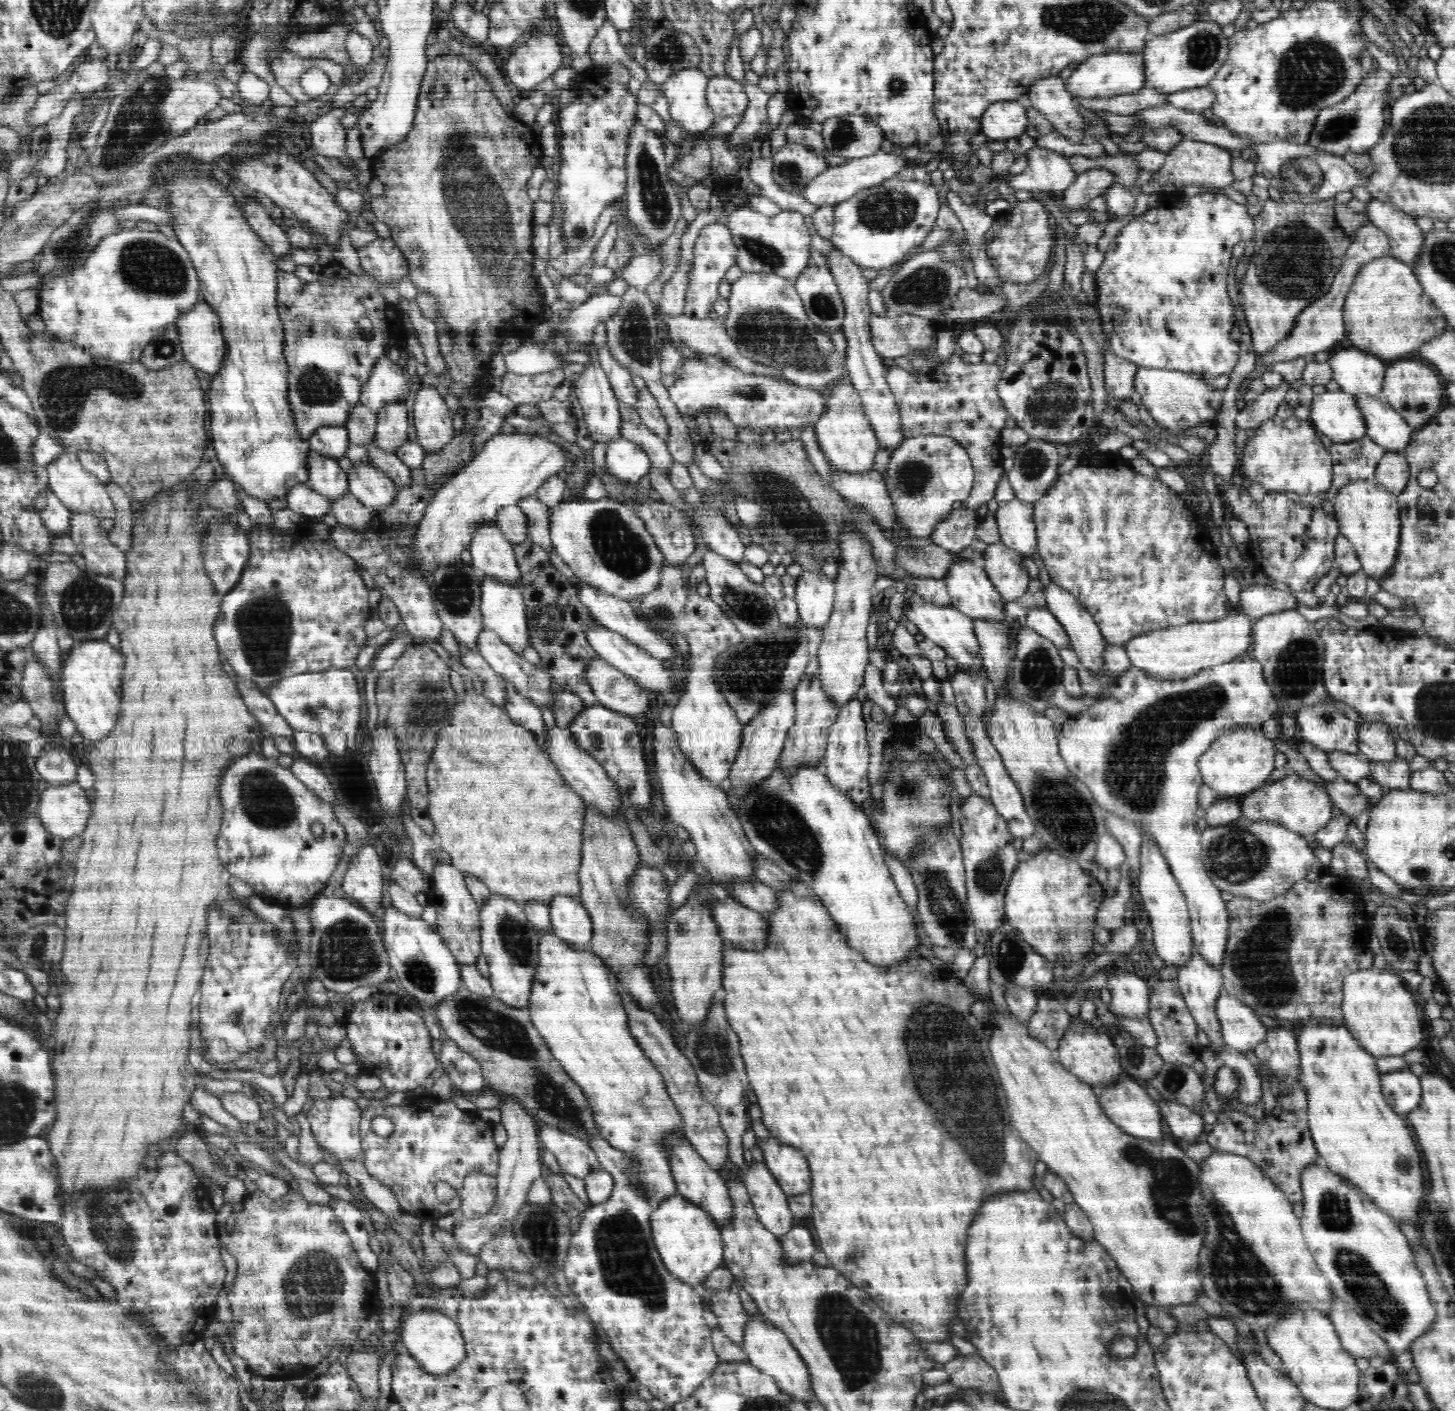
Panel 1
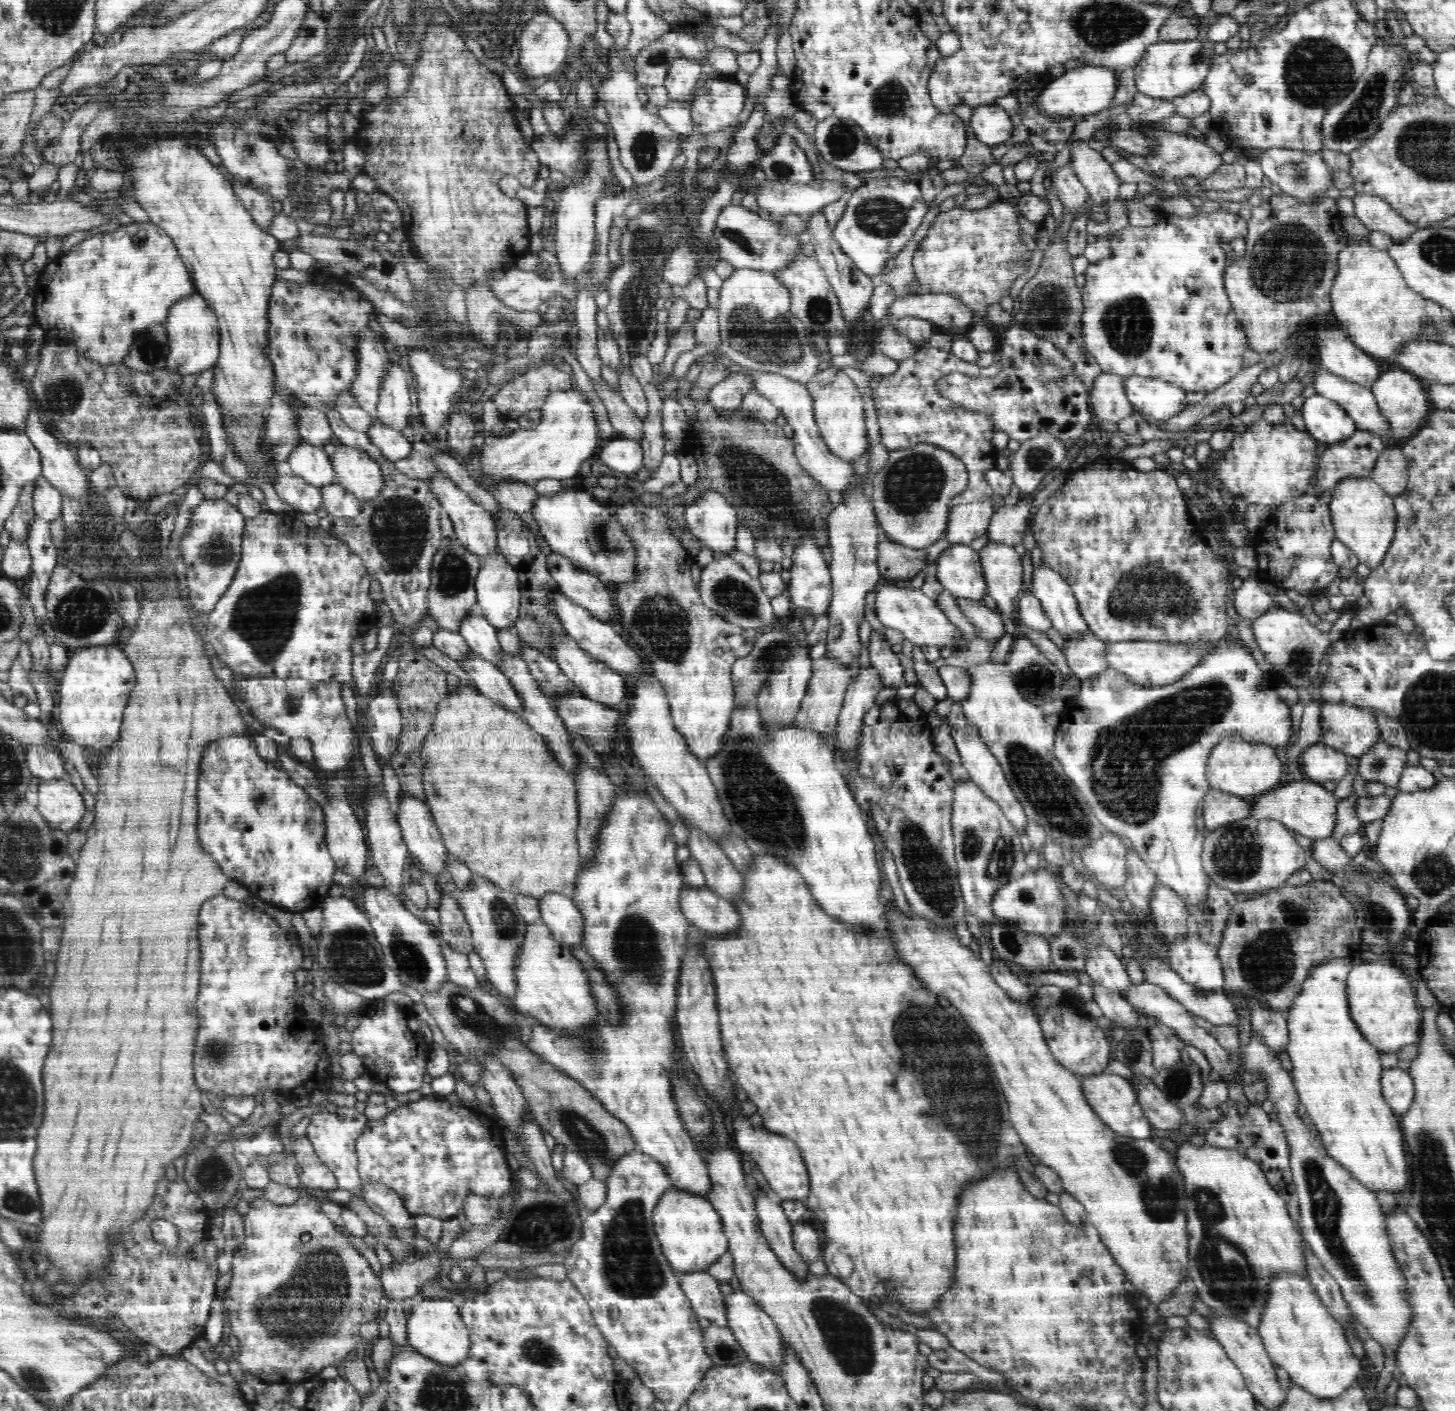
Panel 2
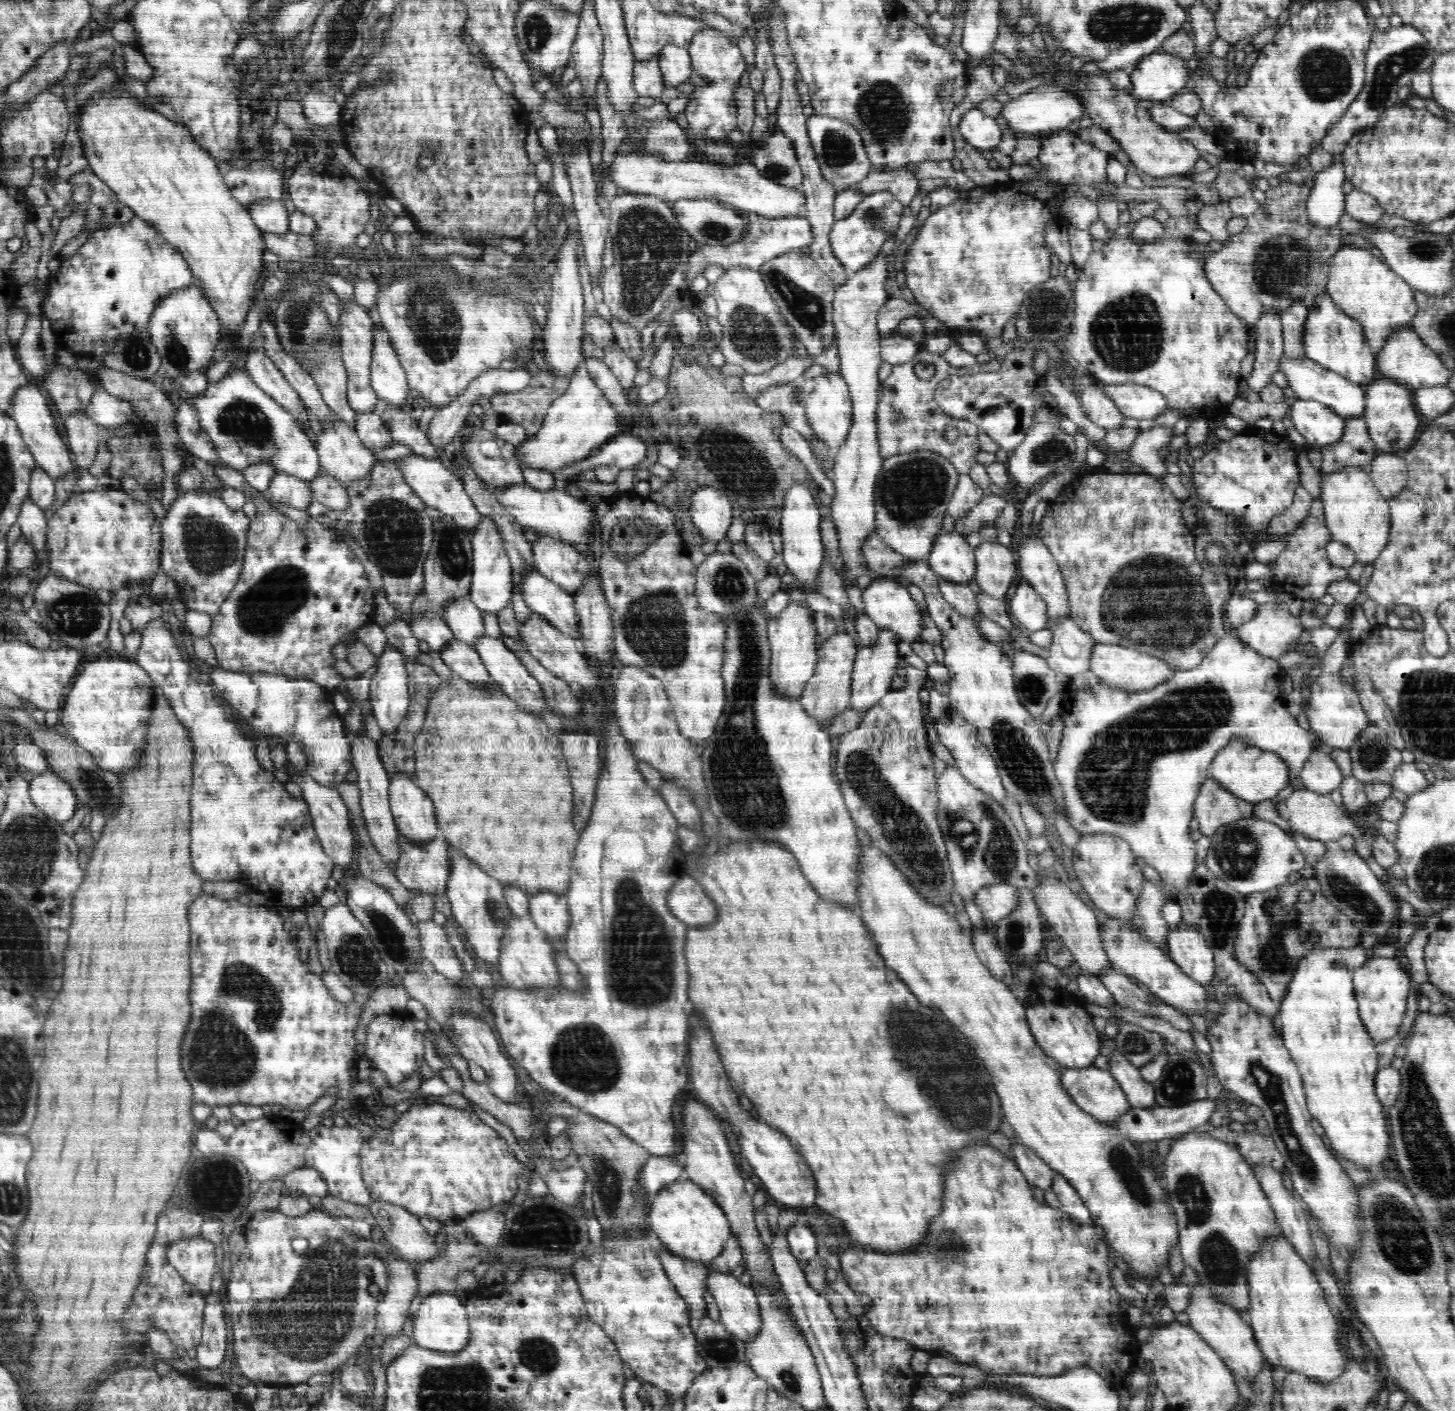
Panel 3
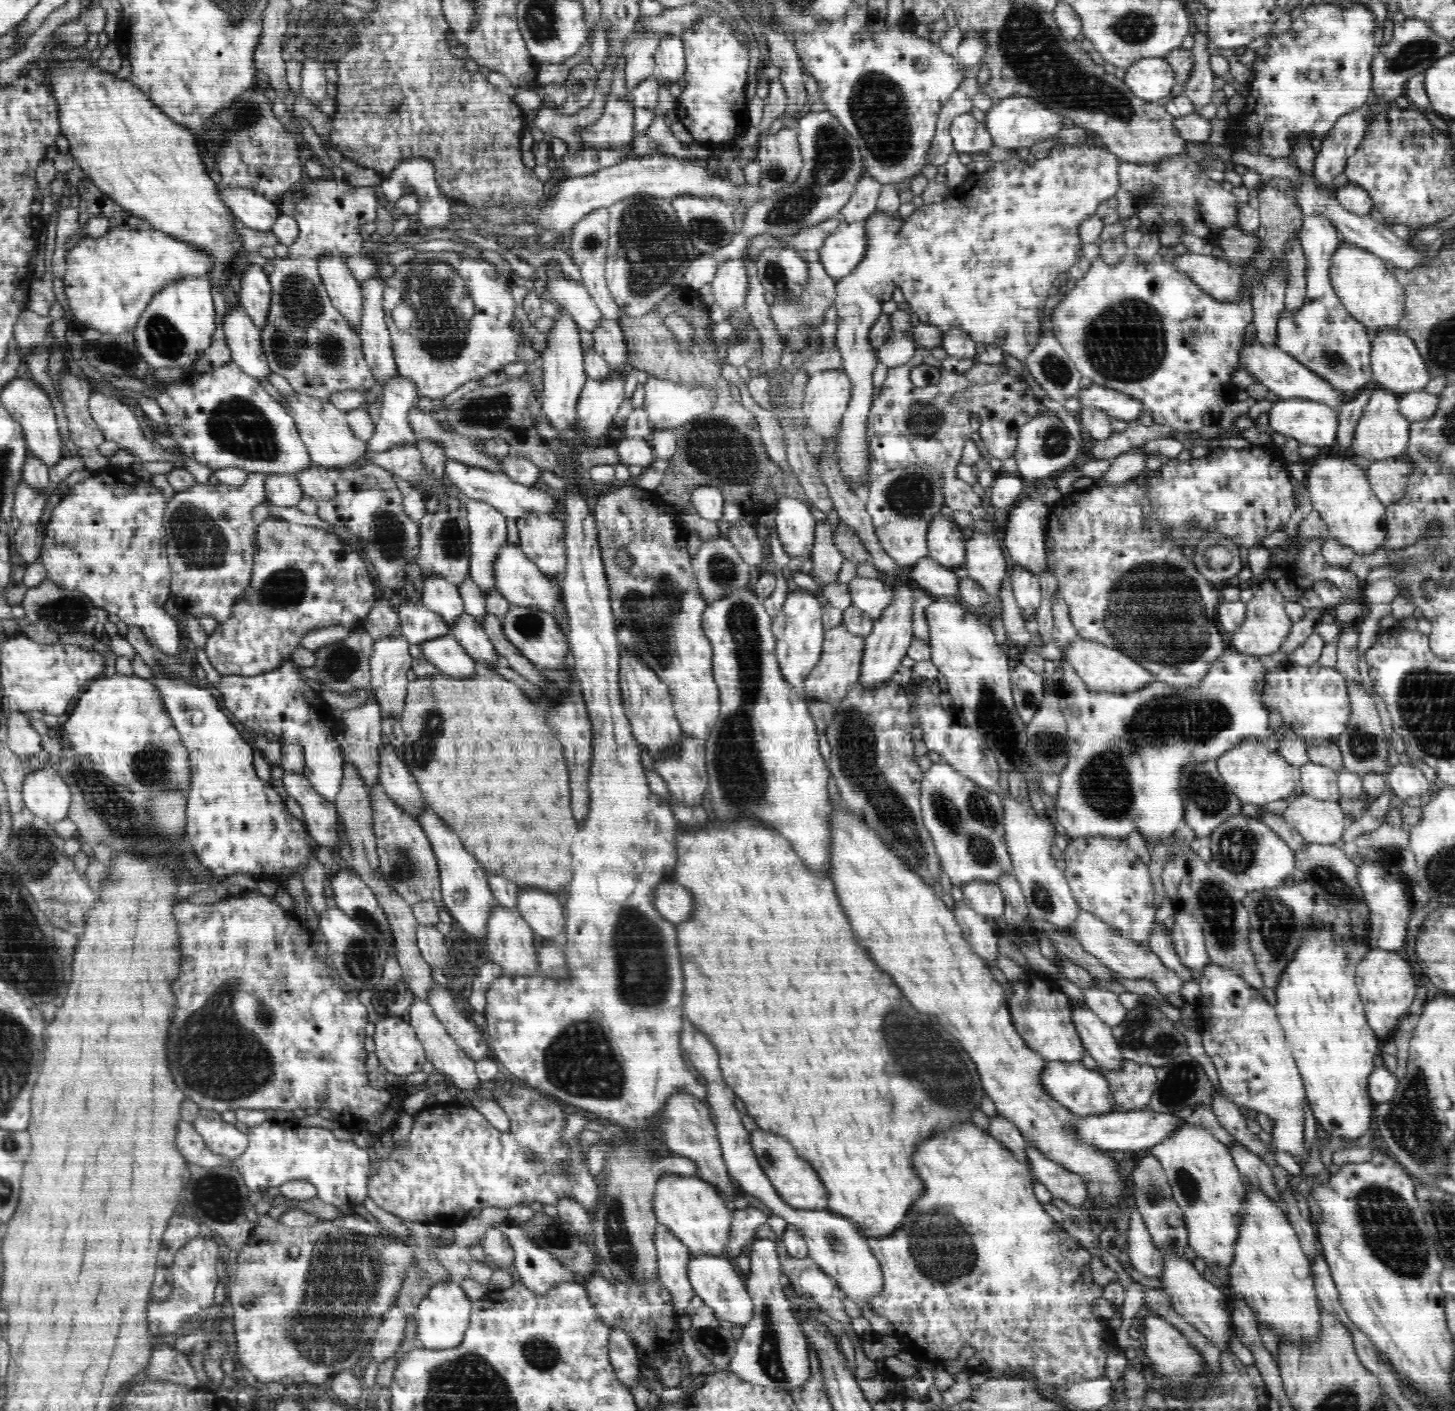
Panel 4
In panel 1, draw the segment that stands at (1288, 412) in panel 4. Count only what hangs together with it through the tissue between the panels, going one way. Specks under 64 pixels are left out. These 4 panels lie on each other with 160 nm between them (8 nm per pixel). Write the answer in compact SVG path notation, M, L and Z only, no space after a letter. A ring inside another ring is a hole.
M1342 389L1314 395L1308 420L1319 434L1328 436L1333 443L1360 440L1367 435L1355 395Z

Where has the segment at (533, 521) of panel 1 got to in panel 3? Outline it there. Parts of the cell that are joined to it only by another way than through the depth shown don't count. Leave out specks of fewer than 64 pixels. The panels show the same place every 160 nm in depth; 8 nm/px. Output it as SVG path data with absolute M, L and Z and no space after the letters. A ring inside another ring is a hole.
M472 430L468 441L463 441L463 454L461 451L458 457L465 458L465 462L471 466L478 478L484 483L497 488L504 488L513 484L526 483L523 477L523 470L518 466L518 453L516 445L510 442L499 440L495 432L485 430Z

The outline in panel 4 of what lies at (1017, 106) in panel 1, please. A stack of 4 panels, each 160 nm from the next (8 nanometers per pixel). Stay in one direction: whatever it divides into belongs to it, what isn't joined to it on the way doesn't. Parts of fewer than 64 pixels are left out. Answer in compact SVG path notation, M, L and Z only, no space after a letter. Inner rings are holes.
M971 113L962 114L952 120L950 135L956 153L980 153L993 148L992 137L982 122Z

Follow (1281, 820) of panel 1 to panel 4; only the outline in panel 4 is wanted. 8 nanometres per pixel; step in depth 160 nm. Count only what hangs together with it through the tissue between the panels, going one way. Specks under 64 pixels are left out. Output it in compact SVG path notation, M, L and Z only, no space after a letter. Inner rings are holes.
M1308 794L1289 799L1282 816L1306 842L1316 844L1338 843L1349 824L1337 801L1318 800Z

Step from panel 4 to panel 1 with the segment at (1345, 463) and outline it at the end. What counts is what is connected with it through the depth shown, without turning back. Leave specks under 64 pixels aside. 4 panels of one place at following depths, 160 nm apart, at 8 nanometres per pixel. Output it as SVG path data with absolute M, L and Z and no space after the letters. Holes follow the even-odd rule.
M1374 480L1350 481L1331 500L1339 535L1344 536L1356 550L1361 571L1379 584L1392 572L1400 548L1401 520L1397 495Z

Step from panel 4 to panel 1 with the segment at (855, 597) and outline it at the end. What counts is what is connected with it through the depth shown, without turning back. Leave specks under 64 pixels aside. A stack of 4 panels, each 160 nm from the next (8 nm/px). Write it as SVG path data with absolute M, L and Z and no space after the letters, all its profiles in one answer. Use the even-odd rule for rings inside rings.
M913 595L910 598L910 604L906 606L904 614L906 620L914 624L927 641L941 646L962 667L974 669L974 671L984 667L979 651L979 641L975 633L975 621L966 617L954 606L934 605L932 602L928 603L928 600L925 600L922 596Z

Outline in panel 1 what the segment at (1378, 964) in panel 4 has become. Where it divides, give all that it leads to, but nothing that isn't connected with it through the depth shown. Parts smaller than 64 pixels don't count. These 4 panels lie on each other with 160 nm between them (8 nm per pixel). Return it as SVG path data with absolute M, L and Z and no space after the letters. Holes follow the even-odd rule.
M1372 966L1347 974L1343 982L1342 1012L1343 1025L1376 1059L1403 1056L1421 1043L1422 1021L1418 1018L1414 996L1398 973L1390 968Z

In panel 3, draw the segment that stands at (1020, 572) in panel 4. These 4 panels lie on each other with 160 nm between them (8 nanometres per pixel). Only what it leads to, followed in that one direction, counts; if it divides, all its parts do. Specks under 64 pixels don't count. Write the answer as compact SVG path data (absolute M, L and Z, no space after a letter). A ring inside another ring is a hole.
M1018 579L1007 601L1010 616L1028 632L1046 629L1050 625L1046 602L1028 582Z

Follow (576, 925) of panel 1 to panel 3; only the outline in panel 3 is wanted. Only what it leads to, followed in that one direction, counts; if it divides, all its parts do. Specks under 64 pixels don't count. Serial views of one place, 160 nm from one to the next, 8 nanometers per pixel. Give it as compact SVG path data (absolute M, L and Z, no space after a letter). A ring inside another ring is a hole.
M552 891L530 896L529 917L545 932L549 941L563 939L571 921L565 895Z

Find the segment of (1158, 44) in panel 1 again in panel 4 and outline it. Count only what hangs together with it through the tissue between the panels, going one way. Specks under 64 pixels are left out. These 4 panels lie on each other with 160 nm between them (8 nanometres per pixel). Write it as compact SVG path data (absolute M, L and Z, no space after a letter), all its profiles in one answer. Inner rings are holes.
M1166 57L1141 59L1125 70L1125 84L1147 102L1168 97L1176 84L1174 71Z

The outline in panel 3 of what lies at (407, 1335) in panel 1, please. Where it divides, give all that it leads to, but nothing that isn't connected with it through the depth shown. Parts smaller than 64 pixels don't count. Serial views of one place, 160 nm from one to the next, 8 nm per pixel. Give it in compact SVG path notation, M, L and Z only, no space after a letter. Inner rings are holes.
M436 1292L426 1295L413 1316L413 1340L416 1345L453 1353L462 1350L468 1344L470 1336L466 1307L454 1292Z

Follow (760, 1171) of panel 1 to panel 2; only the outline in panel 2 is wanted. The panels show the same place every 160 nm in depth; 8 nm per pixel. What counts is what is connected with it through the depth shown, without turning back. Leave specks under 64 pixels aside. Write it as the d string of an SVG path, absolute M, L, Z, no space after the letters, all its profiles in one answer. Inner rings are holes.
M758 1190L754 1197L756 1214L763 1237L772 1252L776 1253L786 1270L789 1270L800 1282L808 1276L808 1263L793 1247L793 1223L788 1220L780 1200L772 1192Z

